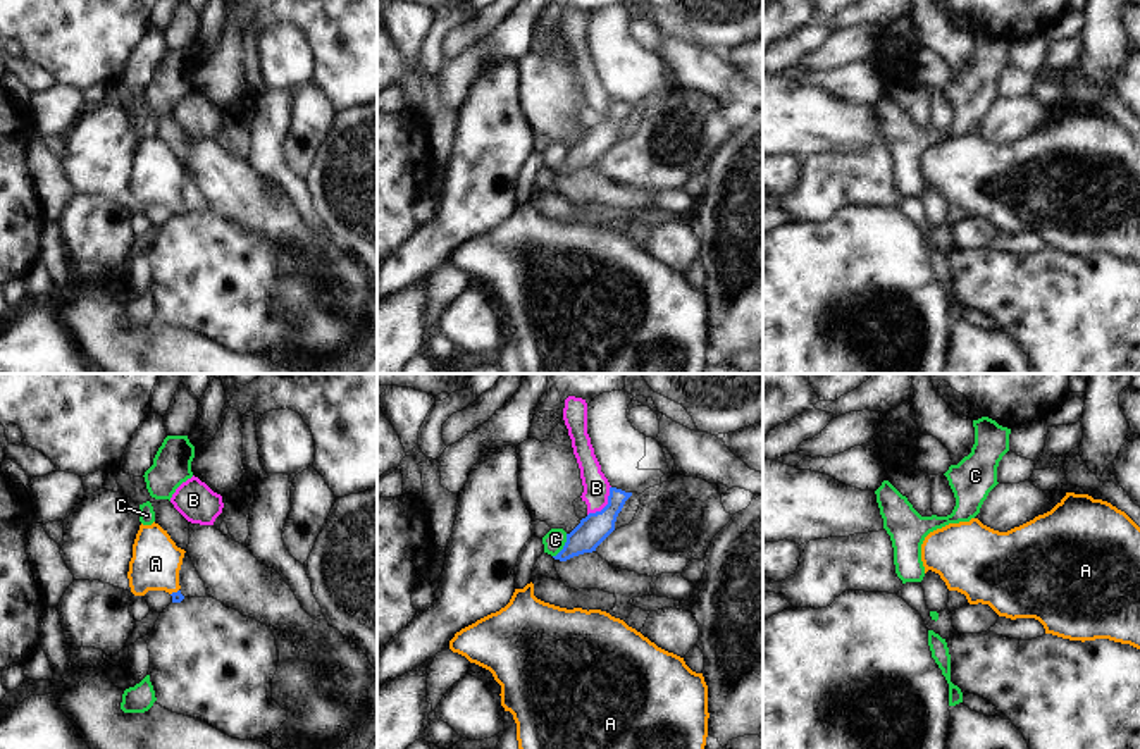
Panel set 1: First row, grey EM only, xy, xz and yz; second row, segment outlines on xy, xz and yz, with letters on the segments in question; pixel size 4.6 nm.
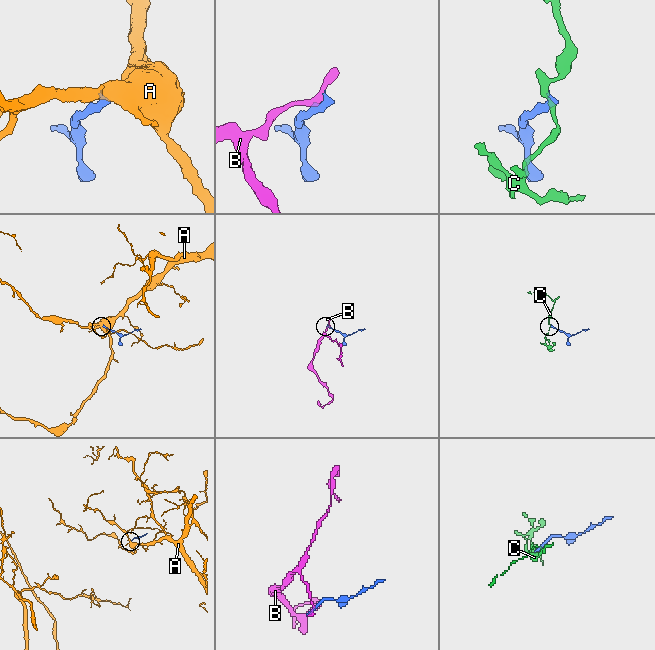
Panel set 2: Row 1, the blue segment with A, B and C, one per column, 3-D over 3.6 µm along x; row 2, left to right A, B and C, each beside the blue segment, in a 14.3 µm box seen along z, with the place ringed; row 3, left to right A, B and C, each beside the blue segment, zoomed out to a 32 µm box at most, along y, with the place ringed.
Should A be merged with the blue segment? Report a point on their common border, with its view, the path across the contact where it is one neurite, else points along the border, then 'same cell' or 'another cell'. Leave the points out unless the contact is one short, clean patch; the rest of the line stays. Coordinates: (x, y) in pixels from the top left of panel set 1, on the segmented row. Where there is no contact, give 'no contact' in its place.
meets blue in xy at (174, 593); runs through xy (176, 596), (174, 593), (155, 563); same cell

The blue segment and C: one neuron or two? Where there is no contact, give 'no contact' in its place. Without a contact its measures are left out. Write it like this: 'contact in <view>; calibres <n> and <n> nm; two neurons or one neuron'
contact in xz; calibres 140 and 100 nm; two neurons

